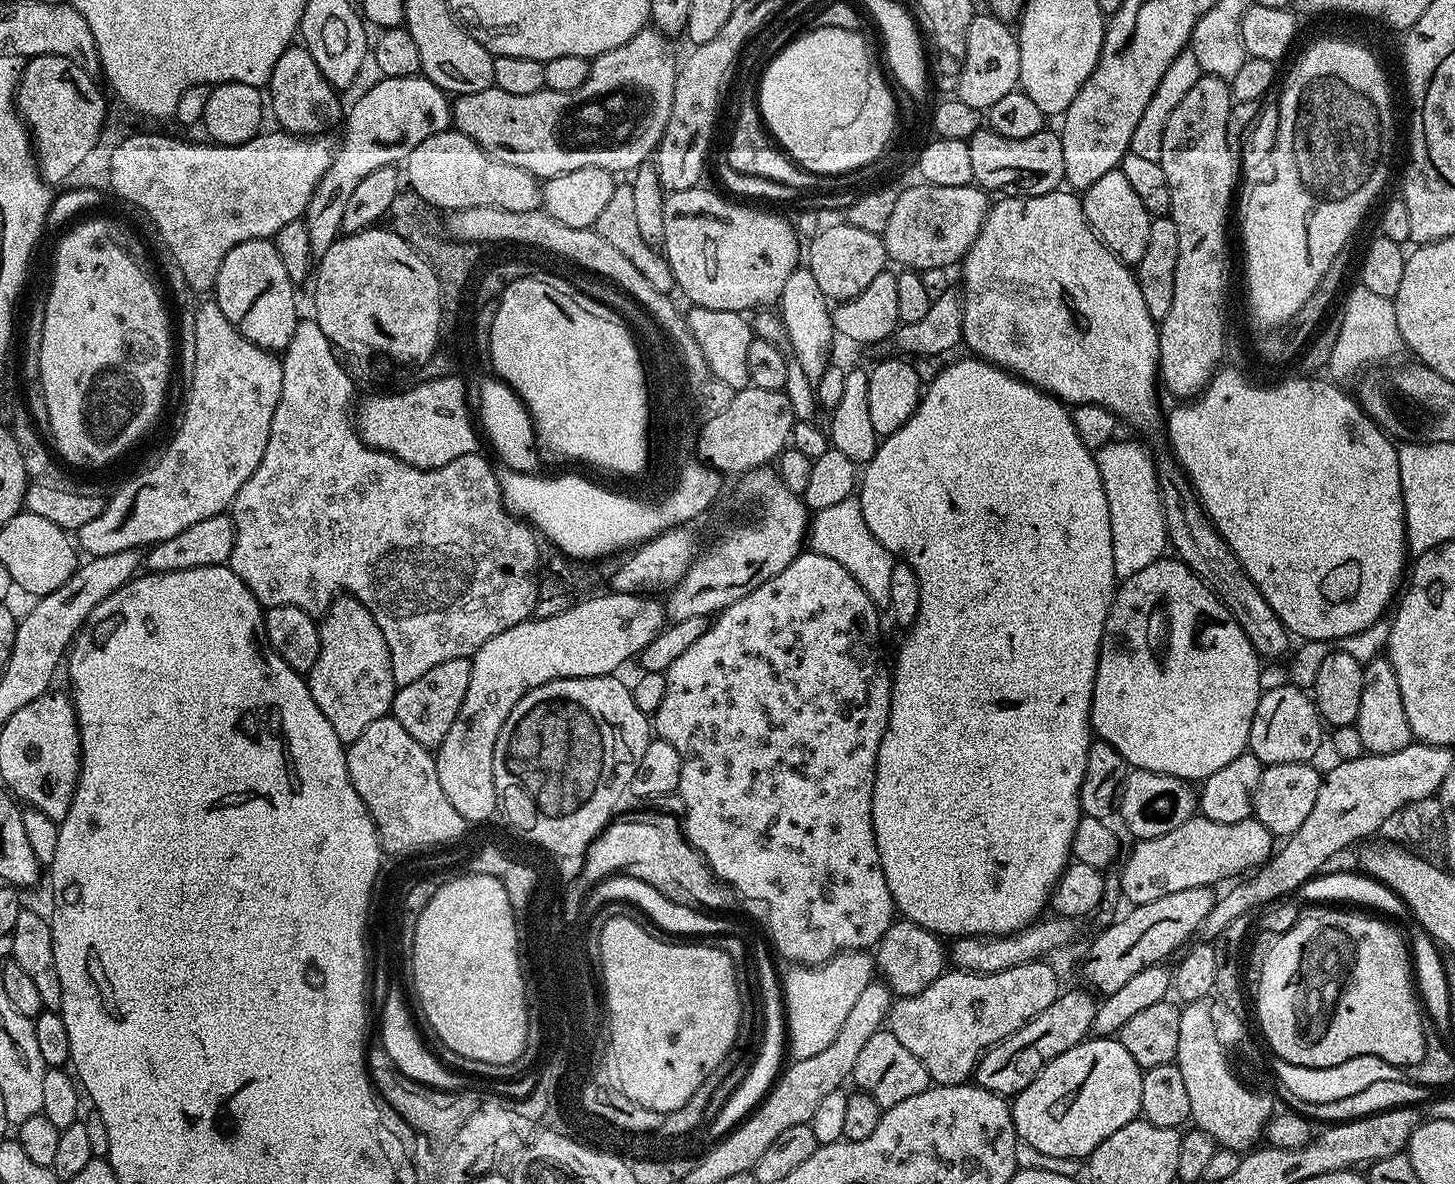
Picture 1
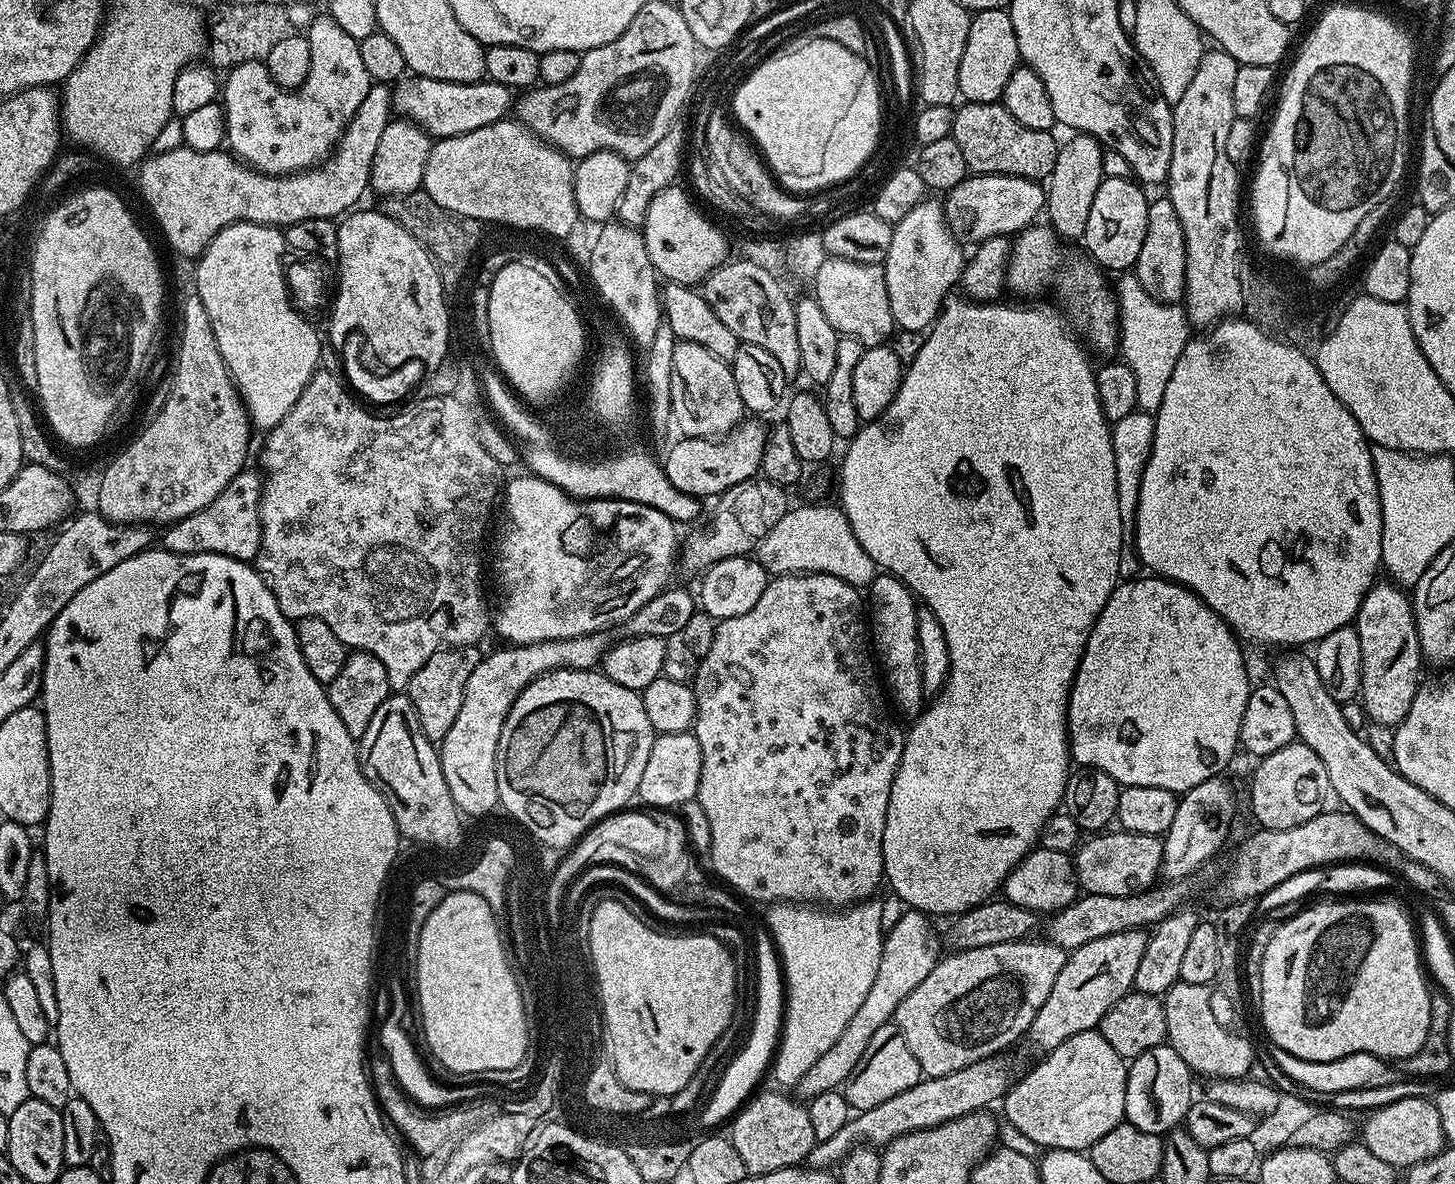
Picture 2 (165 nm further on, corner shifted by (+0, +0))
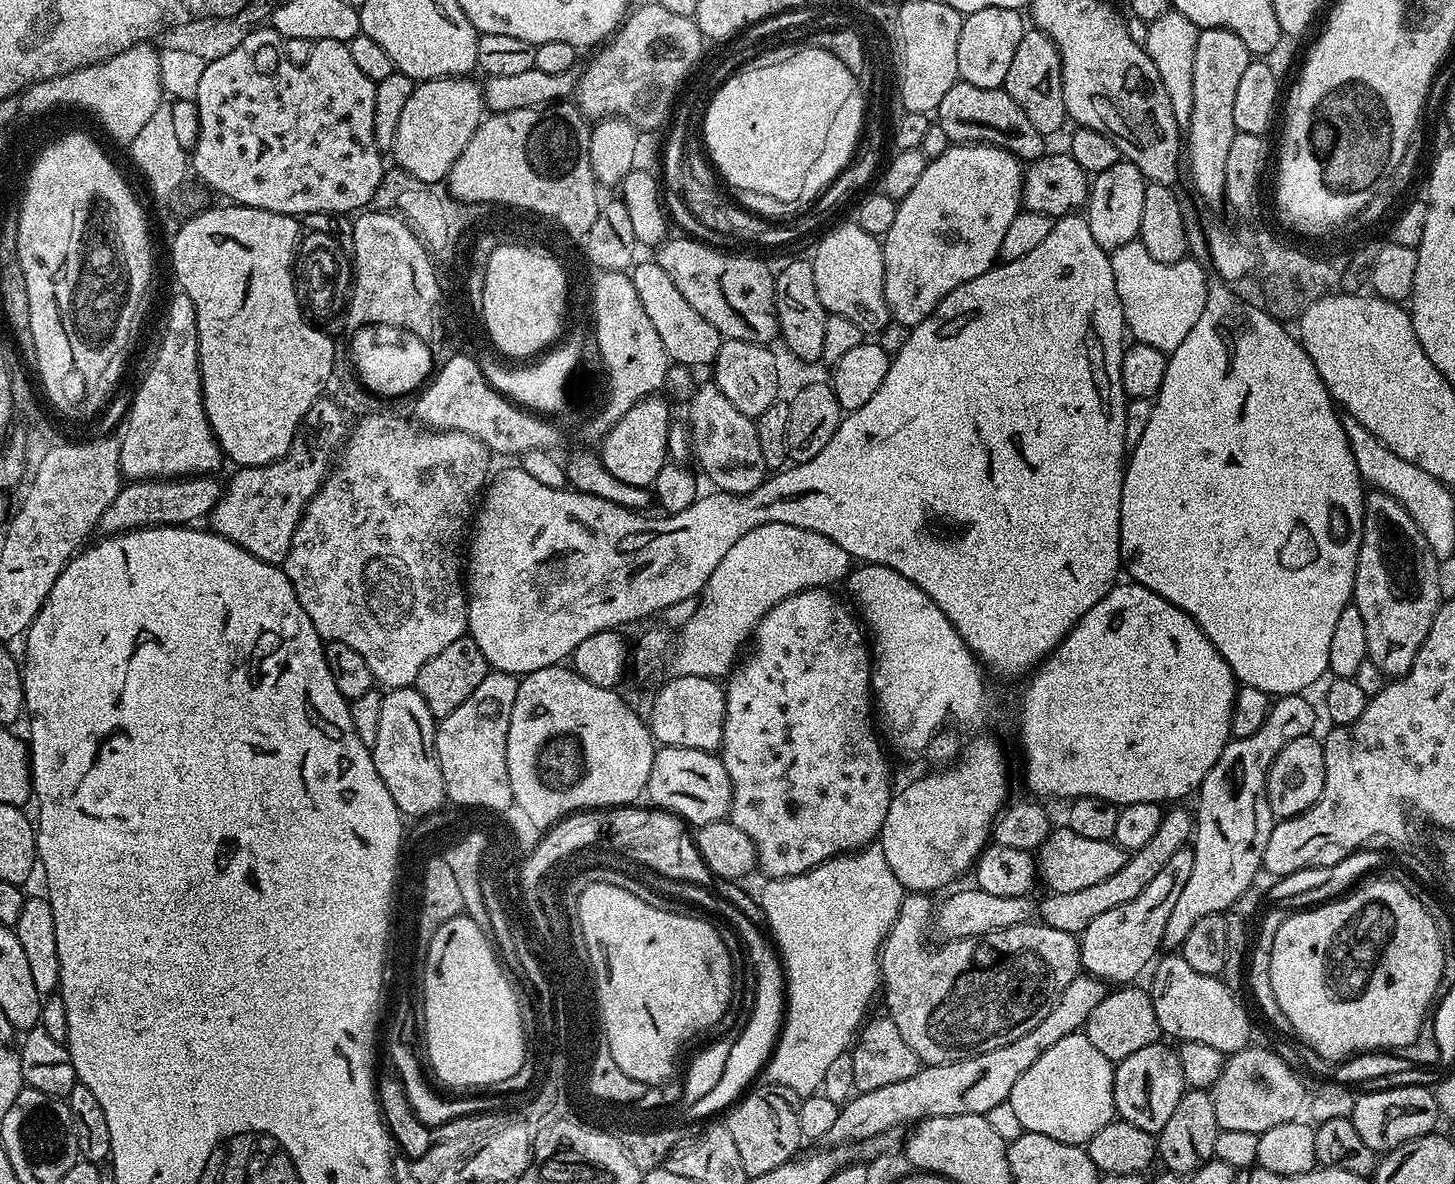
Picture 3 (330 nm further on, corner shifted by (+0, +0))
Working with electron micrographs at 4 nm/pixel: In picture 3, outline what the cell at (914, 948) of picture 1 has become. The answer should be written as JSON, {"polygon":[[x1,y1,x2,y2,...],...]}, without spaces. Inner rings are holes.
{"polygon":[[1172,806,1165,811,1154,838,1150,838,1150,842,1146,842,1142,850,1131,853,1125,859,1122,870,1118,870,1118,874,1110,874,1110,878,1098,882,1095,886,1086,886,1086,890,1074,890,1071,894,1048,892,1041,904,1039,901,1039,919,1054,930,1079,934,1086,926,1090,926,1090,922,1094,922,1094,918,1098,918,1098,914,1106,914,1106,910,1114,910,1114,906,1126,906,1126,902,1138,898,1138,894,1142,894,1146,885,1162,871,1162,866,1166,866,1166,862,1170,862,1170,858,1193,839,1193,813,1180,807,1184,806]]}

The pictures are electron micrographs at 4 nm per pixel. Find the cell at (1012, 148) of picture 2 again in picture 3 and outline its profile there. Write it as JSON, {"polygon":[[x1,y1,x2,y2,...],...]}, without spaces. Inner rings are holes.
{"polygon":[[957,80,949,92,938,102,934,113,935,123,942,126,943,133,952,144,993,144,1005,148,1021,162,1033,162,1046,152,1046,138,1032,125,1022,106,1010,98,1003,88,970,86,970,82]]}

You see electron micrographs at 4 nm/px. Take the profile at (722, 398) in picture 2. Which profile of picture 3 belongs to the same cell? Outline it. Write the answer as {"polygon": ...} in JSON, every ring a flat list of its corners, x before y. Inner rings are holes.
{"polygon":[[715,382,700,384,688,400,690,452,700,463,700,468,712,479,711,487,735,496,745,496,756,489,766,478,762,450,758,446,756,421,742,414]]}

